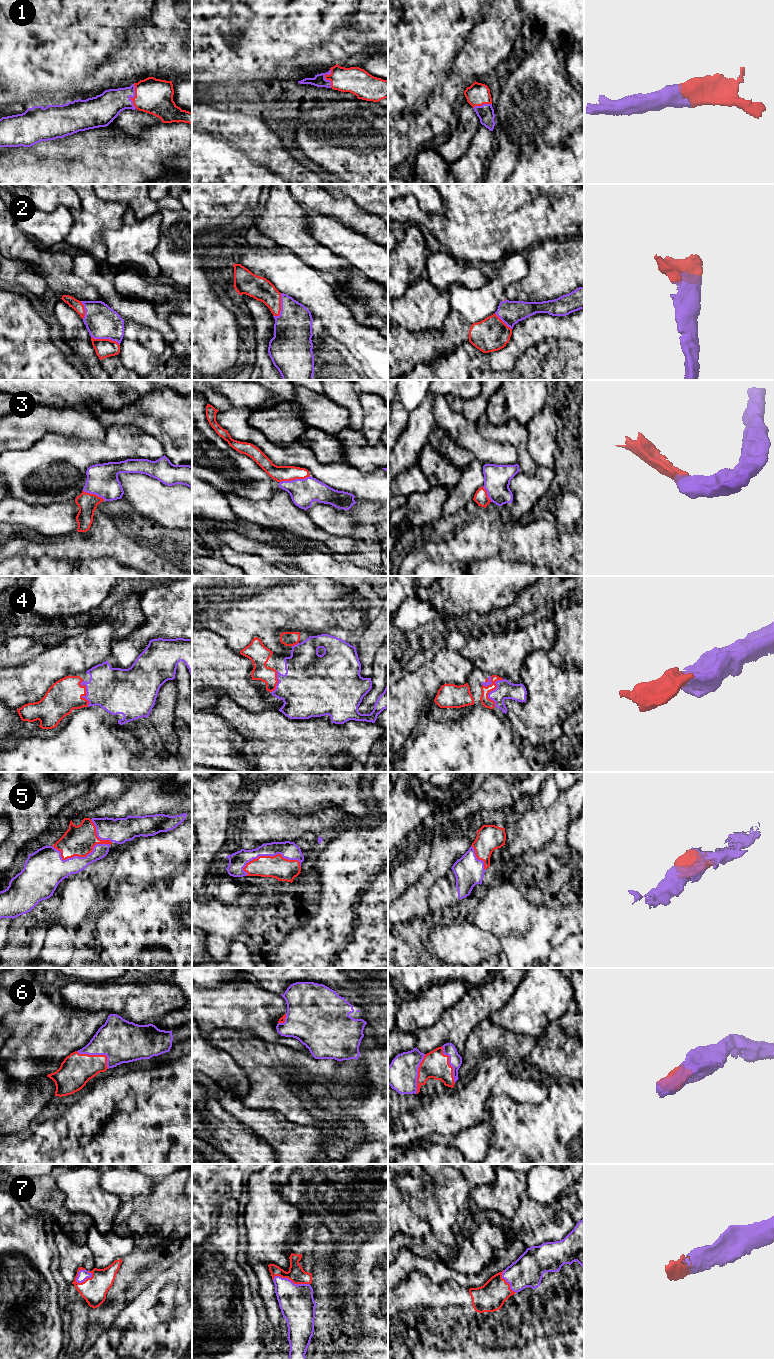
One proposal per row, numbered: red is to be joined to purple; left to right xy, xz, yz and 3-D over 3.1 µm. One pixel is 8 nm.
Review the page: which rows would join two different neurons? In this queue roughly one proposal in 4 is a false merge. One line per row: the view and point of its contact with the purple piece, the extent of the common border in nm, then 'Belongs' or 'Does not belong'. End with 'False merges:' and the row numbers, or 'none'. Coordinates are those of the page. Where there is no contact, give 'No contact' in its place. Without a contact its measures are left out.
1: Touches purple at xy (134, 96). Shared border 200 nm. Belongs
2: Touches purple at xy (105, 338). Shared border 240 nm. Belongs
3: Touches purple at xz (295, 479). Shared border 260 nm. Belongs
4: Touches purple at yz (493, 690). Shared border 240 nm. Belongs
5: Touches purple at xz (272, 856). Shared border 480 nm. Belongs
6: Touches purple at xy (97, 1054). Shared border 300 nm. Belongs
7: Touches purple at xy (84, 1280). Shared border 160 nm. Belongs
False merges: none

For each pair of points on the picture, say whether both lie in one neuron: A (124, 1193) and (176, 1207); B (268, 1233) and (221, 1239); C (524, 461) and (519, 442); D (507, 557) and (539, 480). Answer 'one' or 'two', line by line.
A: two
B: two
C: one
D: two

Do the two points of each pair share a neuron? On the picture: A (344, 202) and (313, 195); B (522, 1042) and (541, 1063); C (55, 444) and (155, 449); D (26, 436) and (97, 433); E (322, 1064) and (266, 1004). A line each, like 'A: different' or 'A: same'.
A: same
B: different
C: same
D: same
E: different

